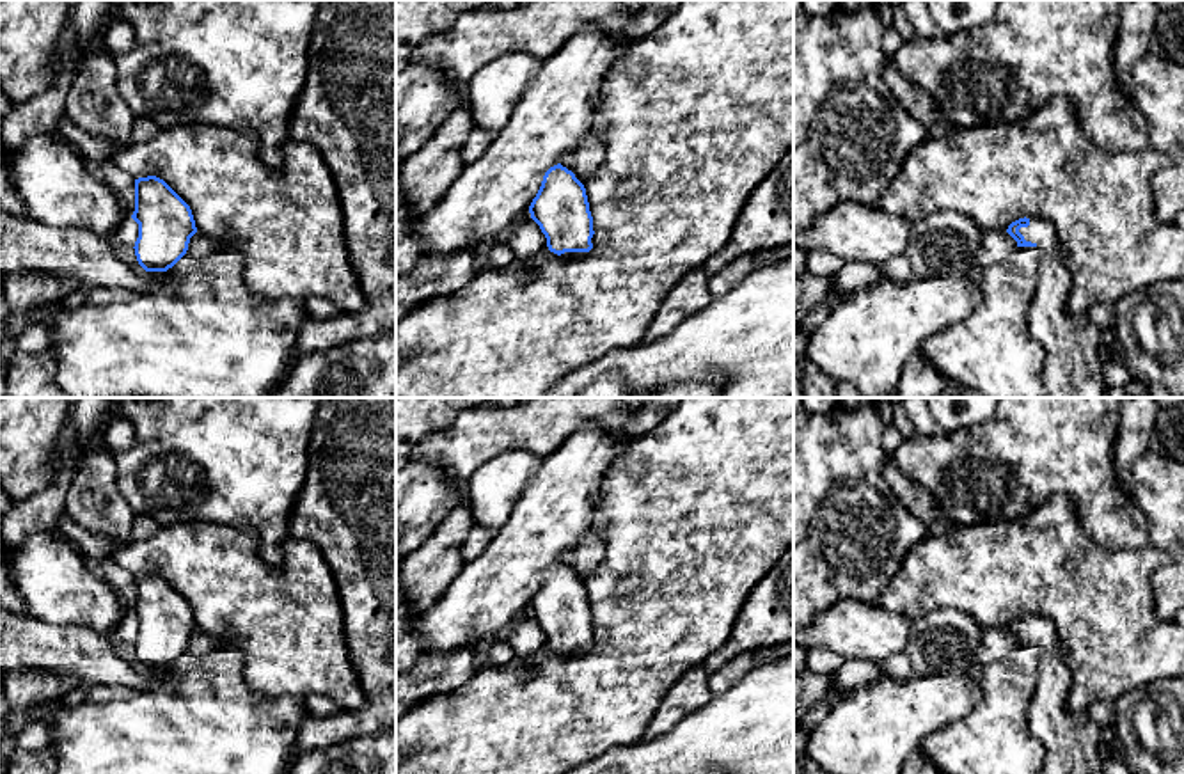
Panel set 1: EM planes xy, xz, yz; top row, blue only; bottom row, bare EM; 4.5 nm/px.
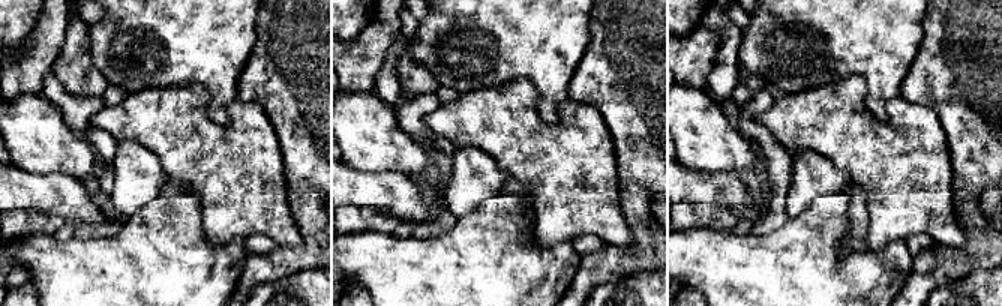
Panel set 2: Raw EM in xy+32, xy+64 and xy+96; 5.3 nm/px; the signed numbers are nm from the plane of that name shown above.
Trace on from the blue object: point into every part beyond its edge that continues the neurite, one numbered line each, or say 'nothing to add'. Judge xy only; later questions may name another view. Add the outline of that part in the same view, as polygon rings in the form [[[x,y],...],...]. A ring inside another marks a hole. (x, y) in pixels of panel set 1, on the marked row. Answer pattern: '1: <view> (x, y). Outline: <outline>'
nothing to add

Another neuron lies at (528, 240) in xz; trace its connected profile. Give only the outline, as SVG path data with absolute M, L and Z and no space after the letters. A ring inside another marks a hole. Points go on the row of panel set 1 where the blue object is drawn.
M527 217L515 229L508 245L511 247L515 257L525 263L547 247L547 238L541 233L540 225L531 217Z

